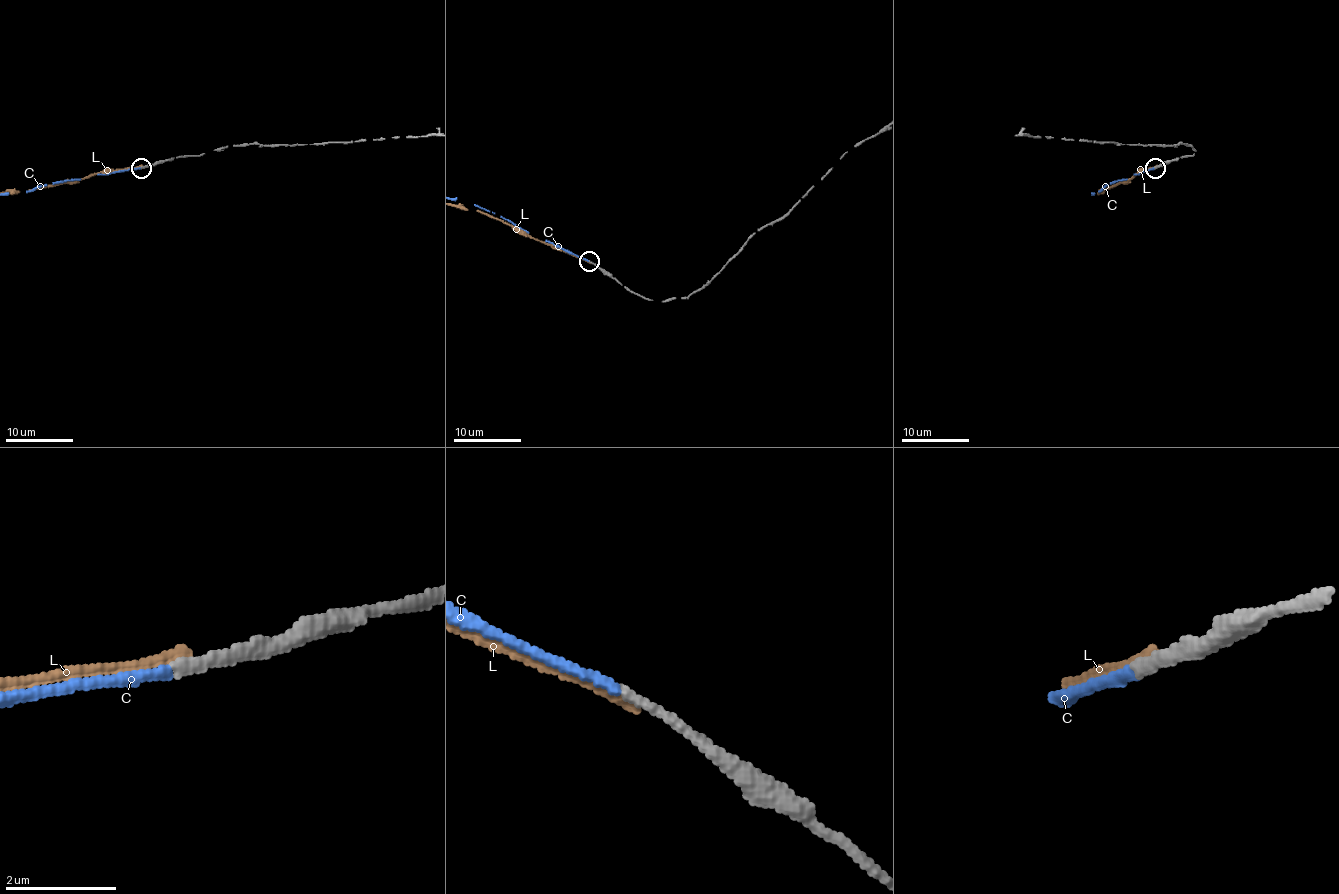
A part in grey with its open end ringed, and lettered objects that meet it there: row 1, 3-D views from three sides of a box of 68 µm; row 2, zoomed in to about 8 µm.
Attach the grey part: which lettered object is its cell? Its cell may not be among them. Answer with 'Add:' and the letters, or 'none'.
Add: C

